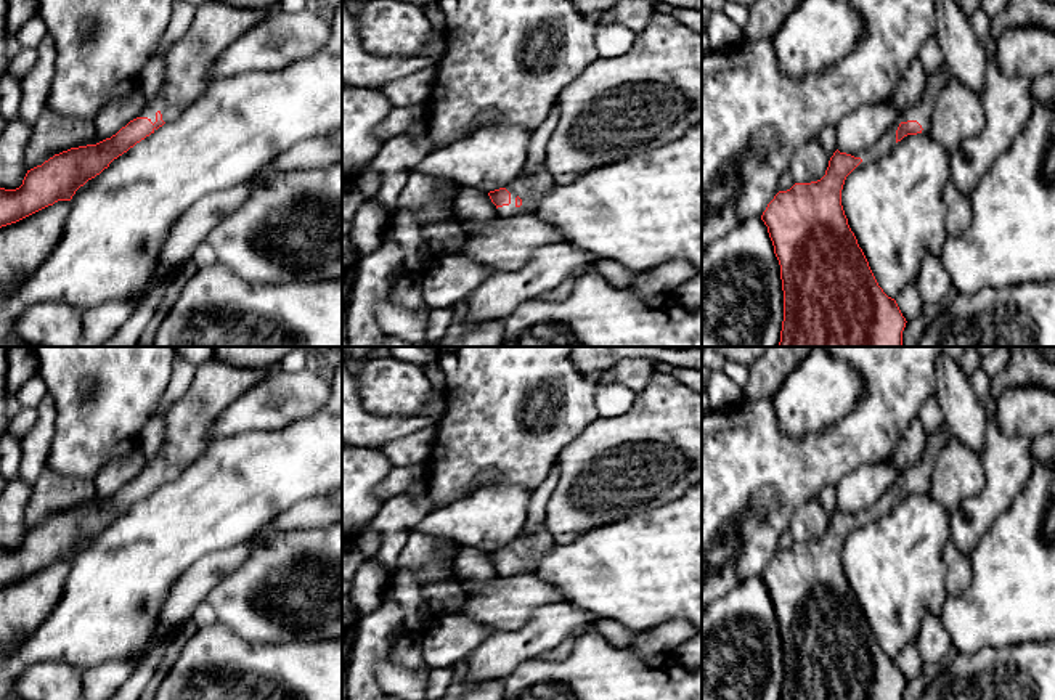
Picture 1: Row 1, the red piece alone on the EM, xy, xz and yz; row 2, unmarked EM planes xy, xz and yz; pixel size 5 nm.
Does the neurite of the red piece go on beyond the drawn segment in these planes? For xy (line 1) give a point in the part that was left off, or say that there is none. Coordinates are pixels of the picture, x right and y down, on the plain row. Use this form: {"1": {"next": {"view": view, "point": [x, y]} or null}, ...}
{"1": {"next": {"view": "xy", "point": [215, 386]}}}

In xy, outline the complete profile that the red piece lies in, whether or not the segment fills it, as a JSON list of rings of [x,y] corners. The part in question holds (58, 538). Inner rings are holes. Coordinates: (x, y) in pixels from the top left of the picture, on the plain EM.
[[[215,360],[198,366],[188,392],[169,409],[165,443],[140,475],[111,498],[96,504],[71,507],[55,514],[42,525],[27,530],[19,547],[0,547],[0,588],[16,583],[58,560],[71,560],[80,546],[108,528],[114,519],[154,493],[164,483],[178,478],[210,446],[212,440],[209,432],[220,414],[270,374],[271,369],[238,368]]]

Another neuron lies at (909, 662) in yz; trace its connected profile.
[[[917,642],[907,644],[896,657],[896,663],[906,681],[919,678],[922,673],[923,661],[920,658]]]

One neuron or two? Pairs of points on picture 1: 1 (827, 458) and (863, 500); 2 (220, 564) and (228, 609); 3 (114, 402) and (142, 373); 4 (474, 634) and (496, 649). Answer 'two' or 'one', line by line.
1: two
2: two
3: one
4: two

